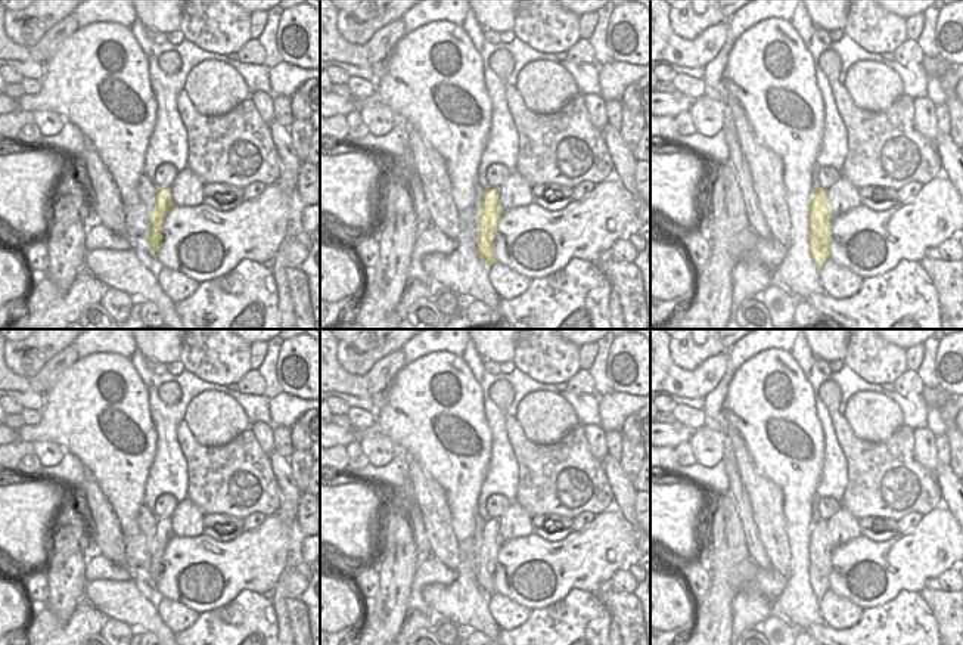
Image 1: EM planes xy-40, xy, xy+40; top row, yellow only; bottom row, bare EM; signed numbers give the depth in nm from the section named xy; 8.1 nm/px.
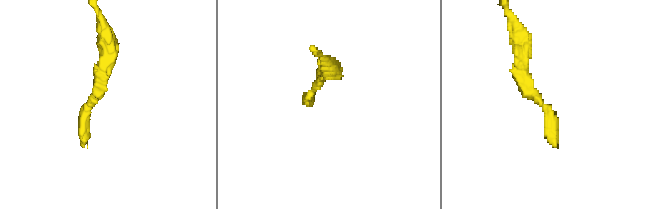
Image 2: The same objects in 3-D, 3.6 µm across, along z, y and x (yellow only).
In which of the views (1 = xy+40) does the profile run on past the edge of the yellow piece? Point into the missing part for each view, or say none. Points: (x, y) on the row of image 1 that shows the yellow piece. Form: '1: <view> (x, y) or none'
1: xy+40 (833, 208)

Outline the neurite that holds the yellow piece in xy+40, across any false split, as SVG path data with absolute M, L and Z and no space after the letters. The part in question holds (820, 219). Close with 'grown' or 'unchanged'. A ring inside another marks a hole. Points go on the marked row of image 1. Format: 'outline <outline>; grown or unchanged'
outline M814 190L810 202L810 255L817 269L829 260L829 245L832 242L832 220L845 214L833 201L827 199L826 190Z; grown

